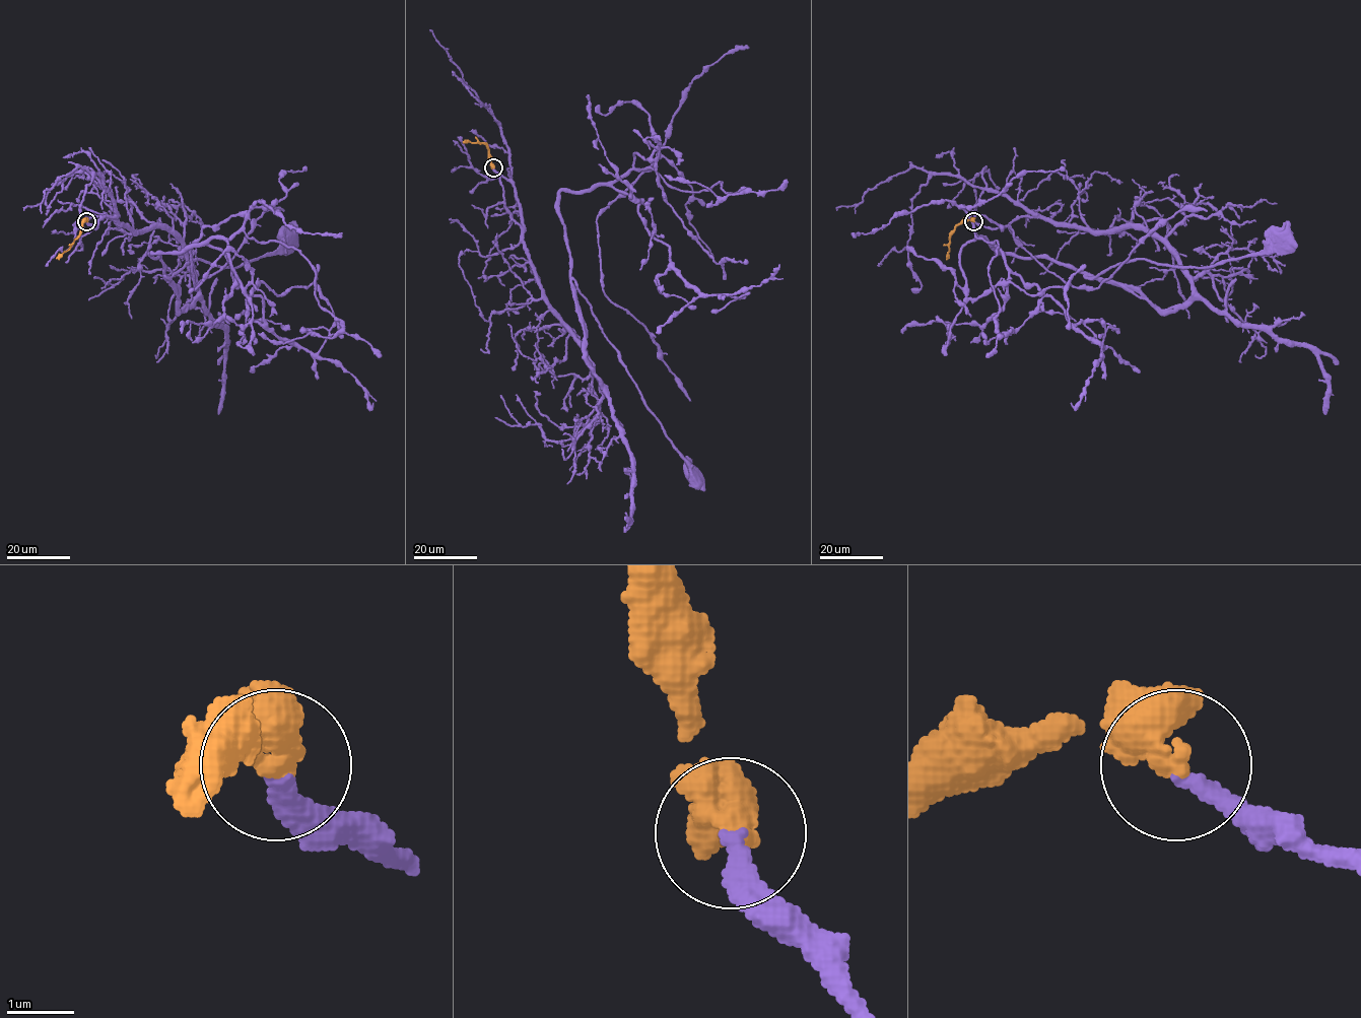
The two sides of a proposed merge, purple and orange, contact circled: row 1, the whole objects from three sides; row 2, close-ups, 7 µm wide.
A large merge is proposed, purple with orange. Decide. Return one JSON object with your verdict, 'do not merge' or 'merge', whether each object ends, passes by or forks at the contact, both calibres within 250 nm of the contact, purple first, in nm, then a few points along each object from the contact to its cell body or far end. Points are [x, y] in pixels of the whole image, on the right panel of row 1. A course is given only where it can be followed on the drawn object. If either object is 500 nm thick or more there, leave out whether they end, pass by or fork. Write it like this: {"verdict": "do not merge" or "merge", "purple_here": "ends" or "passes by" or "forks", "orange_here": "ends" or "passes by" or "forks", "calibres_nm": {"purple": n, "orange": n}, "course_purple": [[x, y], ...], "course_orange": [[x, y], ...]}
{"verdict": "merge", "purple_here": "ends", "orange_here": "passes by", "calibres_nm": {"purple": 260, "orange": 440}, "course_purple": [[973, 221], [1142, 227], [1192, 286], [1187, 300], [1163, 310], [1094, 278], [1137, 259], [1213, 267], [1283, 242]], "course_orange": [[973, 221], [962, 220], [955, 227], [950, 235], [947, 260]]}

